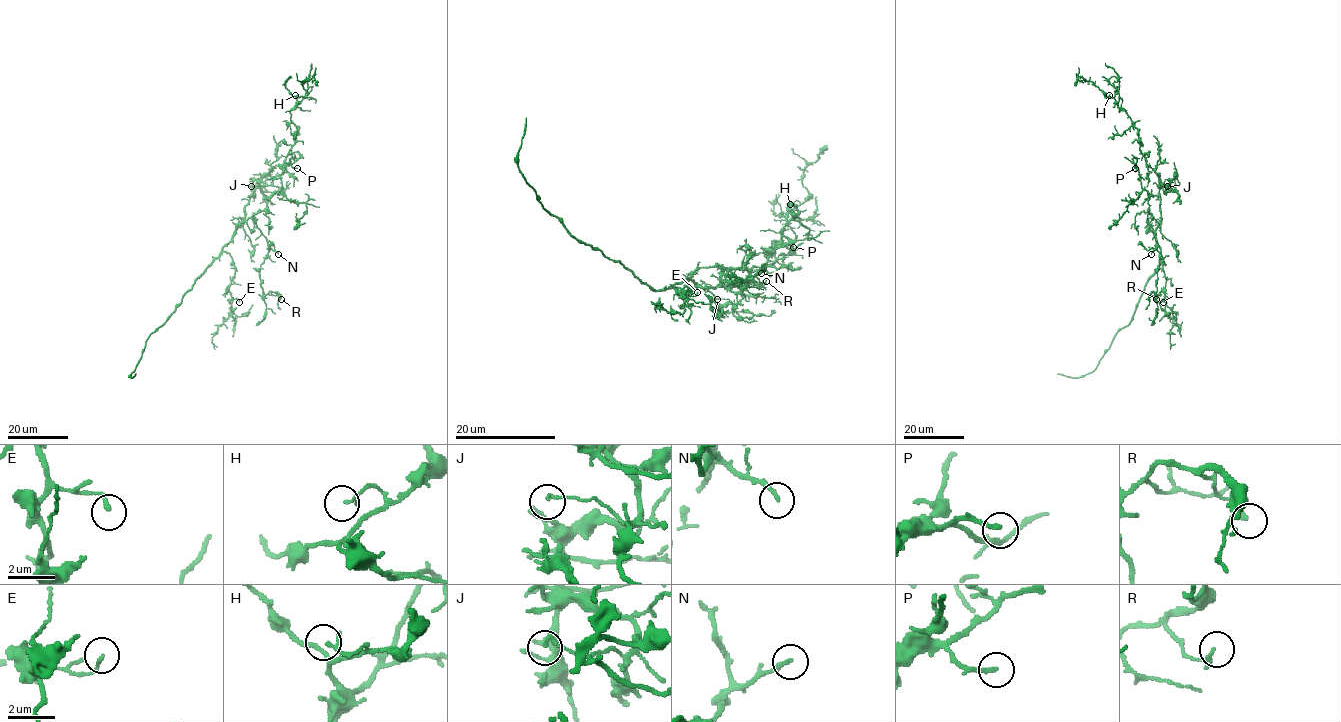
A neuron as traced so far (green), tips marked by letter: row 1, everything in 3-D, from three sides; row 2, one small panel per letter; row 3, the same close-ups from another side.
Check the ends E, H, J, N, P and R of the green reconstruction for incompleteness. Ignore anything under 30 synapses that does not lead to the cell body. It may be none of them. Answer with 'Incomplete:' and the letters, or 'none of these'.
Incomplete: none of these

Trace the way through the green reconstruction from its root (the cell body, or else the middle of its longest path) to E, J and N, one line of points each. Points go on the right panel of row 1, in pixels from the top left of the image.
E: (1156, 228), (1155, 239), (1166, 280), (1163, 302)
J: (1156, 228), (1160, 223), (1160, 185), (1167, 186)
N: (1156, 228), (1148, 223), (1147, 218), (1157, 241), (1151, 254)

